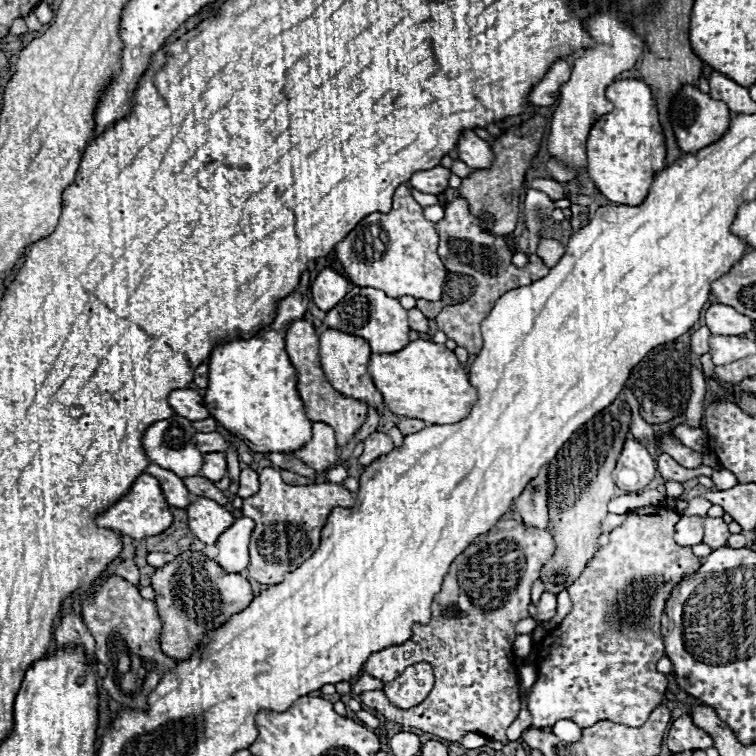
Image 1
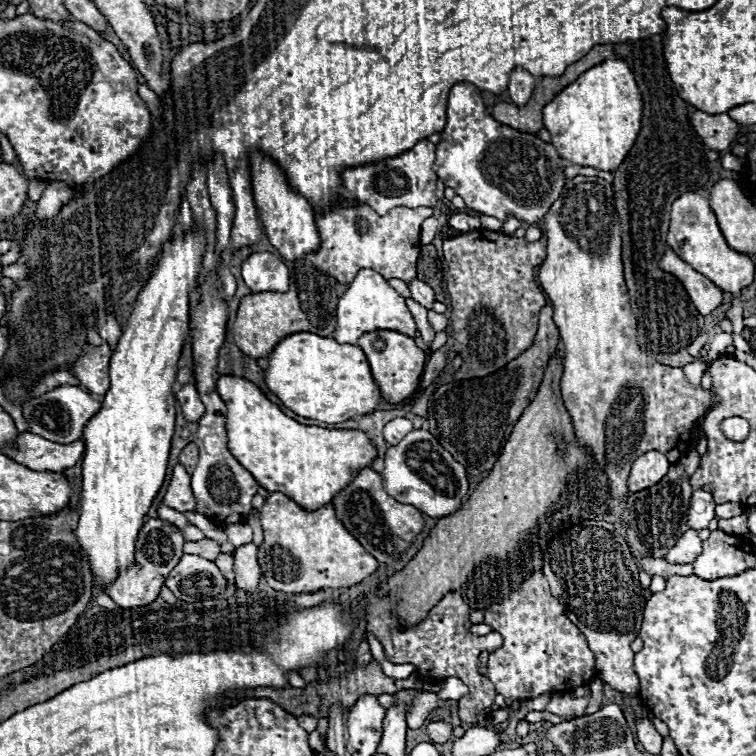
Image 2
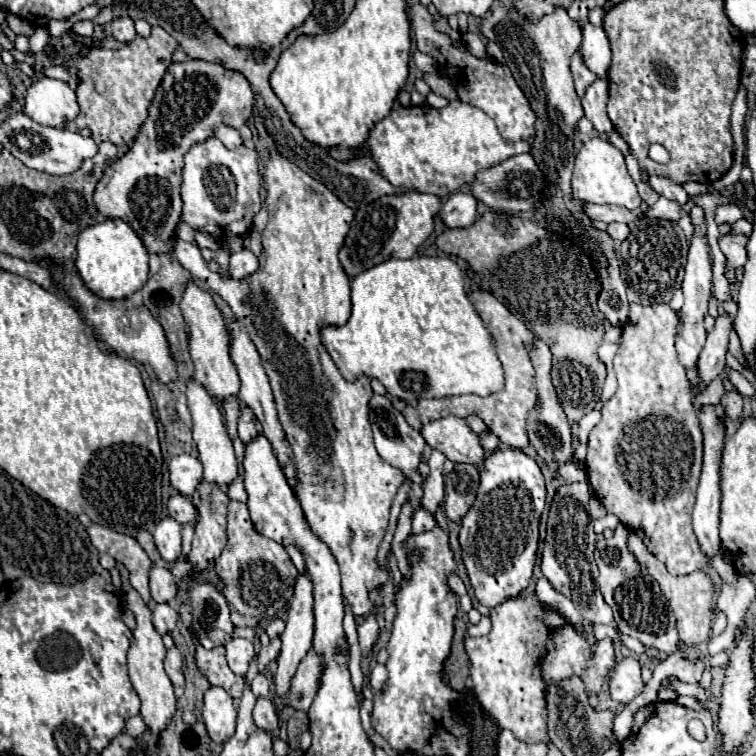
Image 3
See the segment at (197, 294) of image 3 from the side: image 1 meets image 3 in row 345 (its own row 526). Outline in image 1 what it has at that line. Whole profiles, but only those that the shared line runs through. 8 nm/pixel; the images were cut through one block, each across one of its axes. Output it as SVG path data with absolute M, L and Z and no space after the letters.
M198 496L196 502L188 506L186 512L190 530L204 544L214 544L220 532L224 532L224 528L230 528L234 524L234 516L224 506L204 496Z

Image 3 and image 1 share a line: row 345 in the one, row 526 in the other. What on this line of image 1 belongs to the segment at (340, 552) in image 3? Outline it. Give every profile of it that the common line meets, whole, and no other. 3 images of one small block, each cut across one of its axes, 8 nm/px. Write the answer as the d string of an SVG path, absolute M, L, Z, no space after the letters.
M264 468L260 472L260 490L244 498L242 514L254 520L254 530L250 538L250 566L248 572L260 584L272 586L284 578L284 572L298 568L312 550L320 544L320 532L336 508L354 506L354 496L340 484L310 484L310 486L290 486L280 478L280 472L274 468Z

